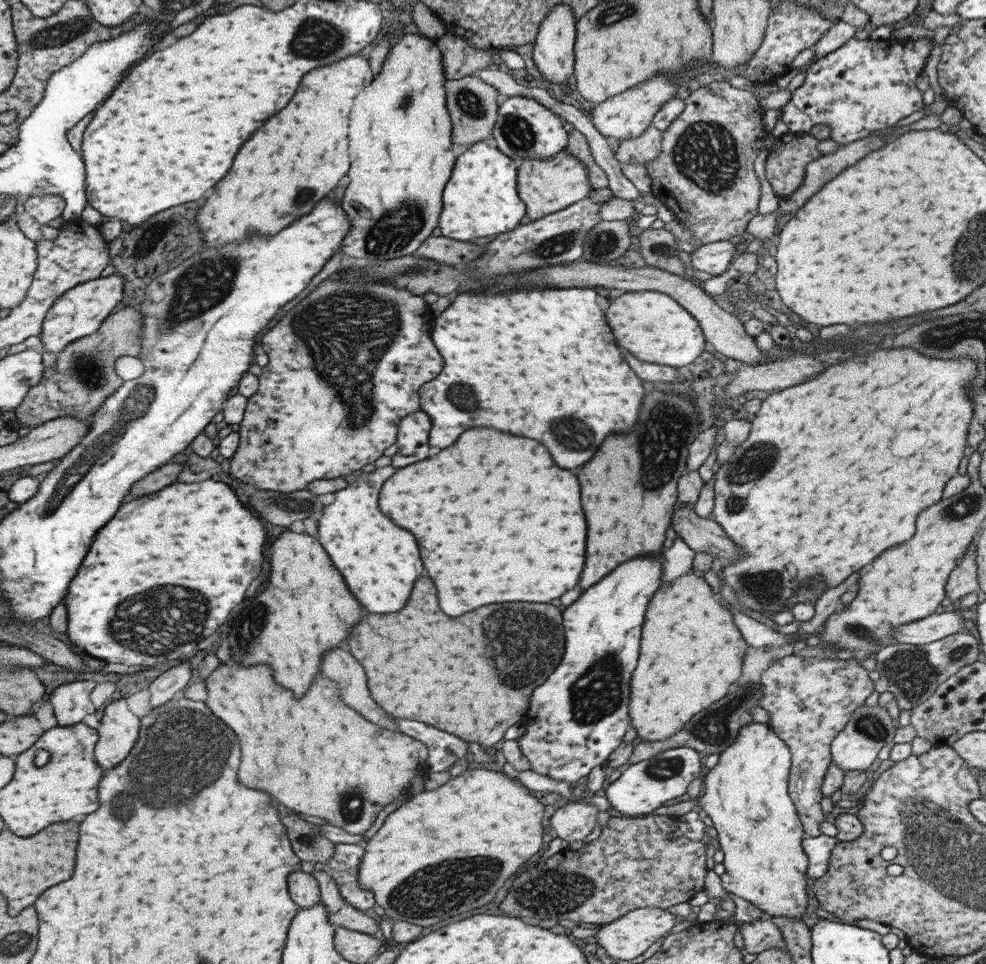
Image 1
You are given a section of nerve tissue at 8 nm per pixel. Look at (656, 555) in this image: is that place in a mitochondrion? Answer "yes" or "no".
no

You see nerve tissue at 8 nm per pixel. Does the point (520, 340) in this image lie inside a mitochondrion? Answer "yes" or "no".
no

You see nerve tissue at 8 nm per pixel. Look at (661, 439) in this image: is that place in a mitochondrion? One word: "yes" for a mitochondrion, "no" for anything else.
yes

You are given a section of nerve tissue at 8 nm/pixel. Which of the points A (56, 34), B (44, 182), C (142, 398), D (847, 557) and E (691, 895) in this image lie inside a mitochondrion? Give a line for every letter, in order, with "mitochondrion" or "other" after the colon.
A: mitochondrion
B: mitochondrion
C: mitochondrion
D: other
E: other

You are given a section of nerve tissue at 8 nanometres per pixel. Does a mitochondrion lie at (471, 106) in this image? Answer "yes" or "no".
yes

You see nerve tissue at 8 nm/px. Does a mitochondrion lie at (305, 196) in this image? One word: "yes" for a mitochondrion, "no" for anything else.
yes

